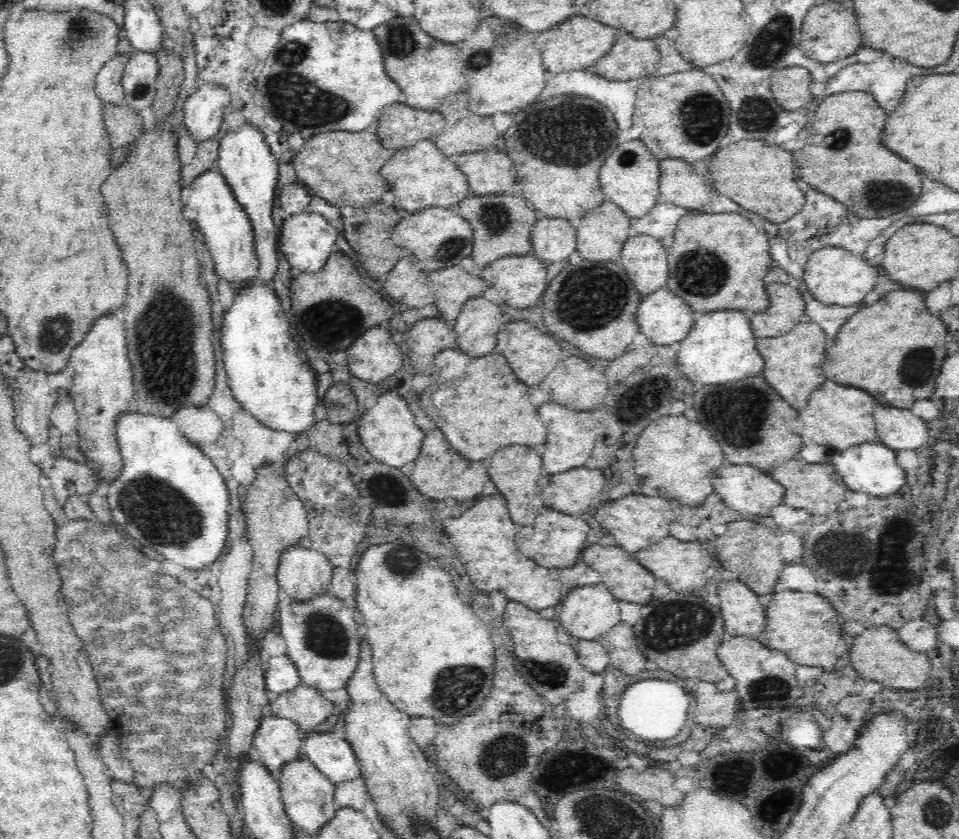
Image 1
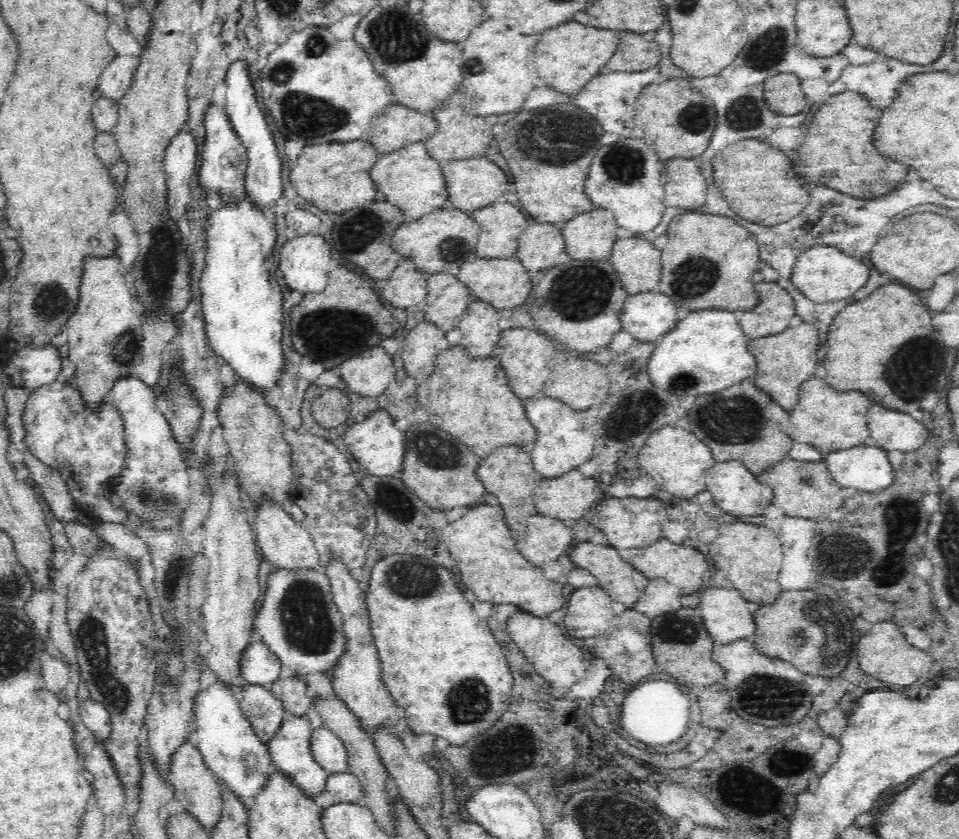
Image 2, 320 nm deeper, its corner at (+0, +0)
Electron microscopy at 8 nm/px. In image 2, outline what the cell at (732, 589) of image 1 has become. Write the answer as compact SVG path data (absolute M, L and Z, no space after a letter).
M708 583L701 591L698 606L715 643L751 639L756 632L756 621L748 609L748 601L736 588L716 587Z

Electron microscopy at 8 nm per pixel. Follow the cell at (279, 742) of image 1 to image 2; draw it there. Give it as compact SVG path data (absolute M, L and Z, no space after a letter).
M248 684L242 688L239 707L253 726L260 742L267 744L276 736L286 715L283 702L275 697L270 687Z

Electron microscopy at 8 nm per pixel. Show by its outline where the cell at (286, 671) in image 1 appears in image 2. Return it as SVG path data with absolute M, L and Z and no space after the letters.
M256 641L244 652L240 667L246 682L269 687L280 678L282 663L263 641Z

